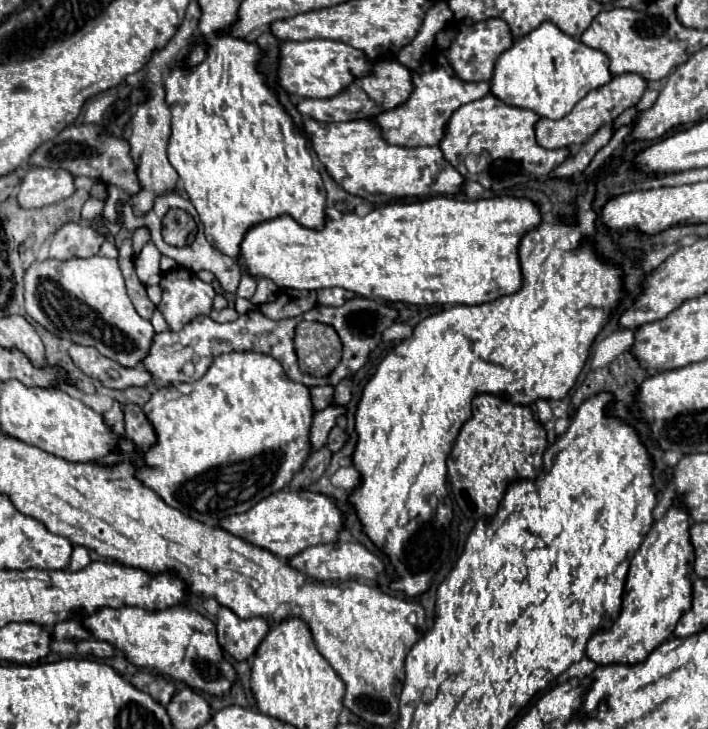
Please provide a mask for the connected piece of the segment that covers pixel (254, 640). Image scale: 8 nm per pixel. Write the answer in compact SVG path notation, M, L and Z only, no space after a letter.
M227 607L217 613L217 641L235 661L251 659L267 633L269 623L263 617L239 619Z

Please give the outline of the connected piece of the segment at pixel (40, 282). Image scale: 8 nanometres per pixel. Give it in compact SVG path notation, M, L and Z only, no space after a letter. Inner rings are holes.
M71 257L65 261L33 261L25 269L25 311L49 333L71 343L95 347L101 355L125 367L143 361L155 335L153 325L139 317L125 293L125 279L115 259Z

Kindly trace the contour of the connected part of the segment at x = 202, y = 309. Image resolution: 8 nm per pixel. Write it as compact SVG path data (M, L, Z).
M185 267L165 271L159 285L163 299L157 309L163 313L171 331L181 331L191 319L209 315L213 309L215 289Z

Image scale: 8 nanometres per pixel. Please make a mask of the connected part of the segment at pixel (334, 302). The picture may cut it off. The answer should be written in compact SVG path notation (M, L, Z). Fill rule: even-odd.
M333 287L333 289L319 289L317 293L317 301L319 305L327 305L327 307L337 307L337 305L343 305L347 299L351 299L353 293L347 291L347 289L339 289L339 287Z

